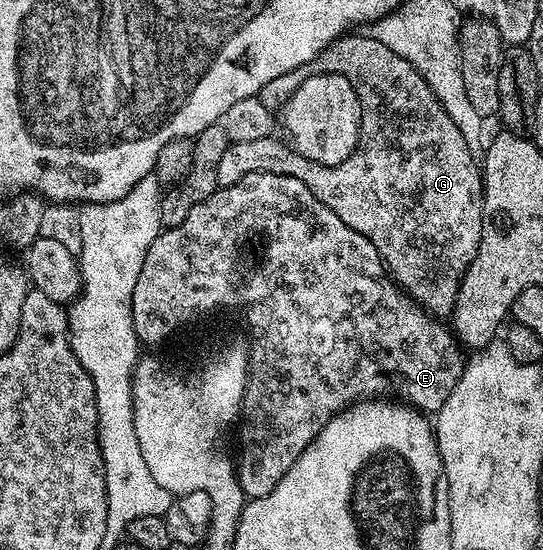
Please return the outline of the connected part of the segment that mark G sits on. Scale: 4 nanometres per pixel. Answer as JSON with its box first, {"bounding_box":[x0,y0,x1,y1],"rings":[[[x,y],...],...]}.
{"bounding_box":[216,32,482,316],"rings":[[[350,32],[337,38],[311,62],[305,62],[292,72],[284,72],[284,76],[276,76],[276,80],[268,80],[262,89],[262,94],[266,96],[289,96],[296,93],[304,80],[313,74],[344,75],[353,84],[362,105],[362,132],[358,135],[358,146],[352,156],[335,166],[321,166],[309,162],[293,145],[281,146],[274,136],[251,142],[232,142],[222,150],[216,164],[216,180],[219,187],[231,186],[257,170],[300,180],[312,192],[312,196],[316,196],[316,200],[332,208],[332,212],[336,212],[336,216],[340,216],[348,228],[360,232],[360,236],[367,238],[378,249],[394,281],[419,306],[435,316],[453,315],[462,277],[480,248],[482,172],[479,163],[470,155],[468,144],[464,144],[464,136],[460,136],[460,130],[456,124],[452,124],[452,116],[444,112],[432,88],[428,88],[424,76],[420,76],[416,68],[404,60],[404,56],[396,56],[392,48],[384,48],[380,40],[365,33],[356,33]]]}

